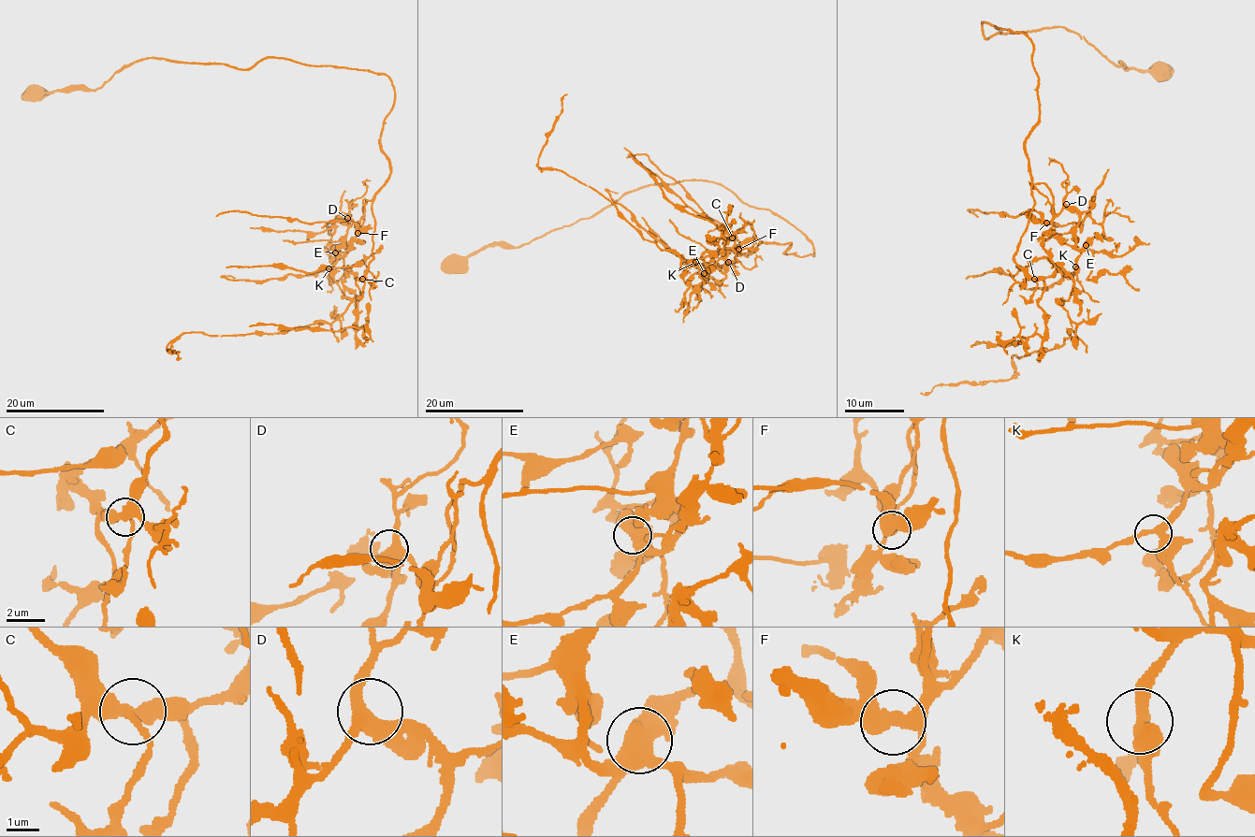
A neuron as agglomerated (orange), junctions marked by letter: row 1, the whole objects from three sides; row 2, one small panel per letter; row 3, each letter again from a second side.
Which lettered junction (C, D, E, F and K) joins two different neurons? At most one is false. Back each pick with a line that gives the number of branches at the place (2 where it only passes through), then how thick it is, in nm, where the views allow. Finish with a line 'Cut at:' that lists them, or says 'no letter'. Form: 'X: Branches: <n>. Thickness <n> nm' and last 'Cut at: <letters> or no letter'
Cut at: no letter

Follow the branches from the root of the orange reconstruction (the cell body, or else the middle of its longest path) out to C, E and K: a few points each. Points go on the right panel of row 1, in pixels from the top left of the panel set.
C: (1160, 71), (1116, 65), (1068, 28), (987, 38), (981, 23), (1032, 45), (1033, 209), (1014, 259), (1034, 279)
E: (1160, 71), (1068, 28), (987, 38), (981, 23), (1031, 42), (1025, 153), (1052, 230), (1086, 245)
K: (1160, 71), (1116, 65), (1068, 28), (987, 38), (981, 23), (1031, 42), (1039, 122), (1025, 153), (1075, 266)

